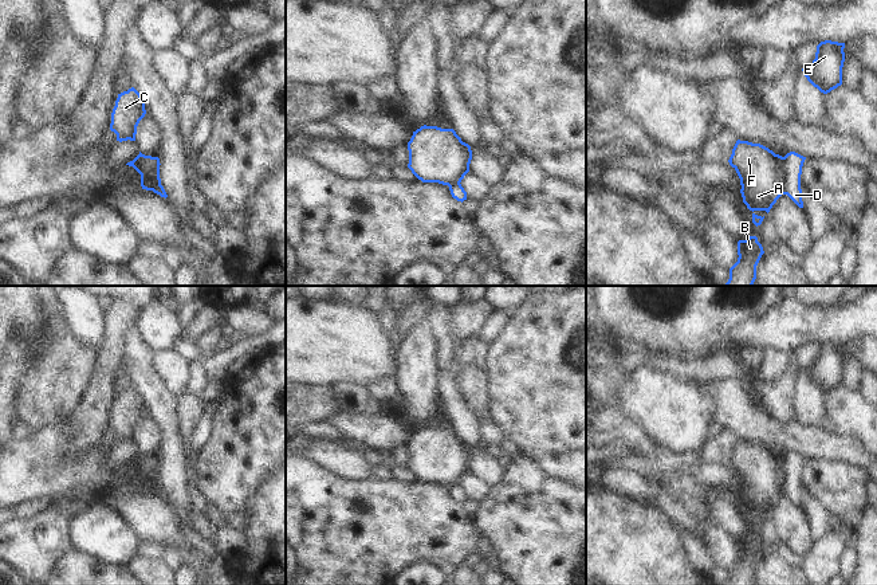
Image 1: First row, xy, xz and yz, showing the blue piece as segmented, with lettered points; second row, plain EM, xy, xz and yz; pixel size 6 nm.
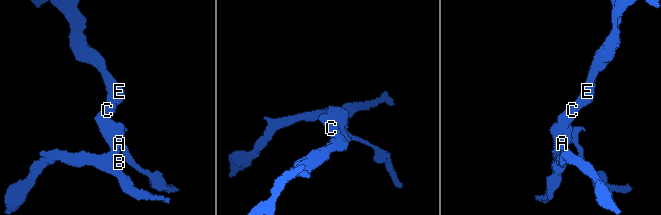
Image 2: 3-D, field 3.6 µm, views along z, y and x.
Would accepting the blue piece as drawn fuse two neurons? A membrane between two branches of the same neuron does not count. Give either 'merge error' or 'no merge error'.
merge error

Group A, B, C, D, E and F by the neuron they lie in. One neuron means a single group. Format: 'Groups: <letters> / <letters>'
Groups: A B C E F / D.

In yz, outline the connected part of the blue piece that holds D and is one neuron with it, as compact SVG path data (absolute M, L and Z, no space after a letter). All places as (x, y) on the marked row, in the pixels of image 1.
M790 152L784 156L784 185L783 191L799 208L803 208L801 174L806 157Z

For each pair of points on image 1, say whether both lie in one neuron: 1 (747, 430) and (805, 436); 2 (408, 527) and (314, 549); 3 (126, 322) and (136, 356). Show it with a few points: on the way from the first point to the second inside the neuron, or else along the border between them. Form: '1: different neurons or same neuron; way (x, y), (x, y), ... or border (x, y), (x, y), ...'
1: same neuron; way (762, 430), (773, 434), (790, 434)
2: same neuron; way (385, 527), (366, 532), (357, 538), (337, 541)
3: different neurons; border (136, 326), (128, 334), (128, 349), (122, 361)

